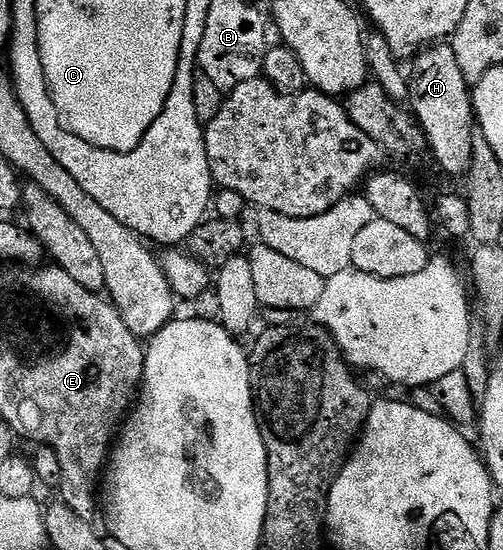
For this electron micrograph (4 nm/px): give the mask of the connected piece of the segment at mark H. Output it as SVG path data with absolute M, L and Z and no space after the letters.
M450 42L424 46L414 56L414 63L415 68L409 71L409 107L427 138L429 152L445 174L466 176L473 157L472 135L477 130L475 107L471 103L472 84L465 81L465 73L457 65L457 53Z

